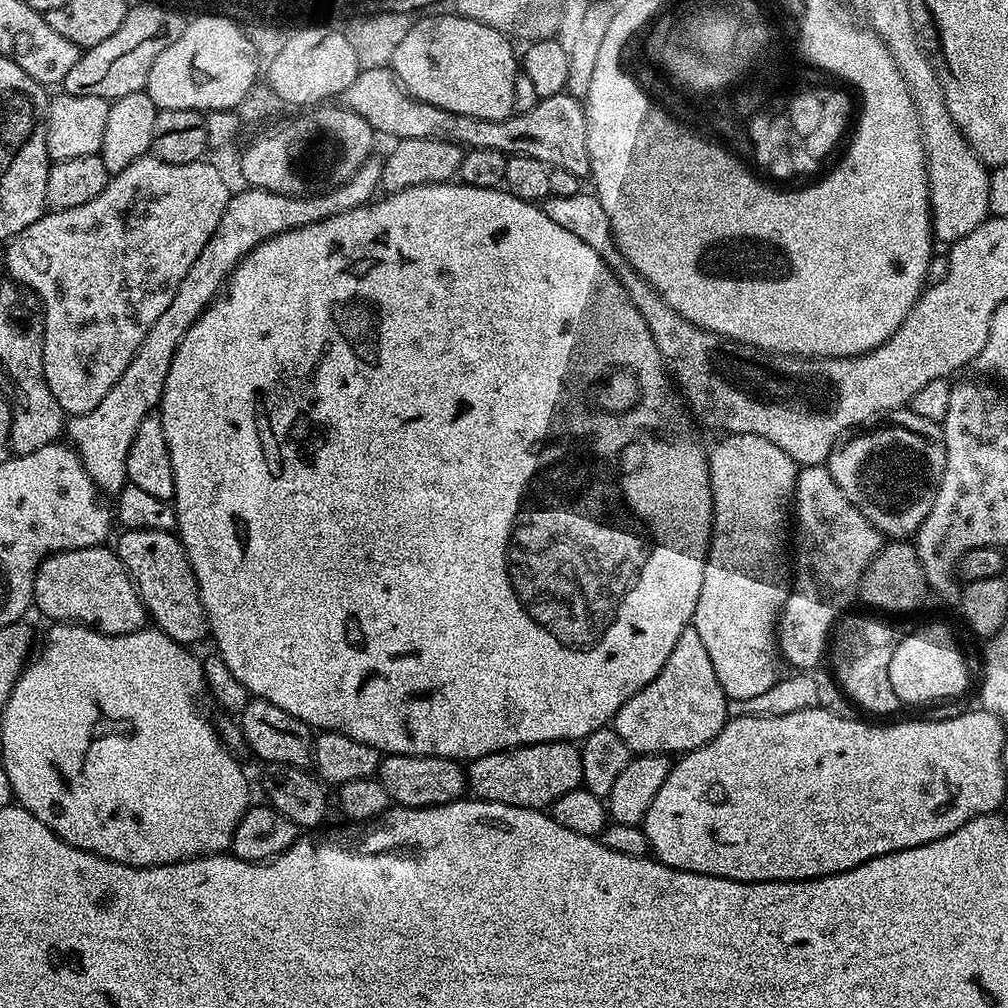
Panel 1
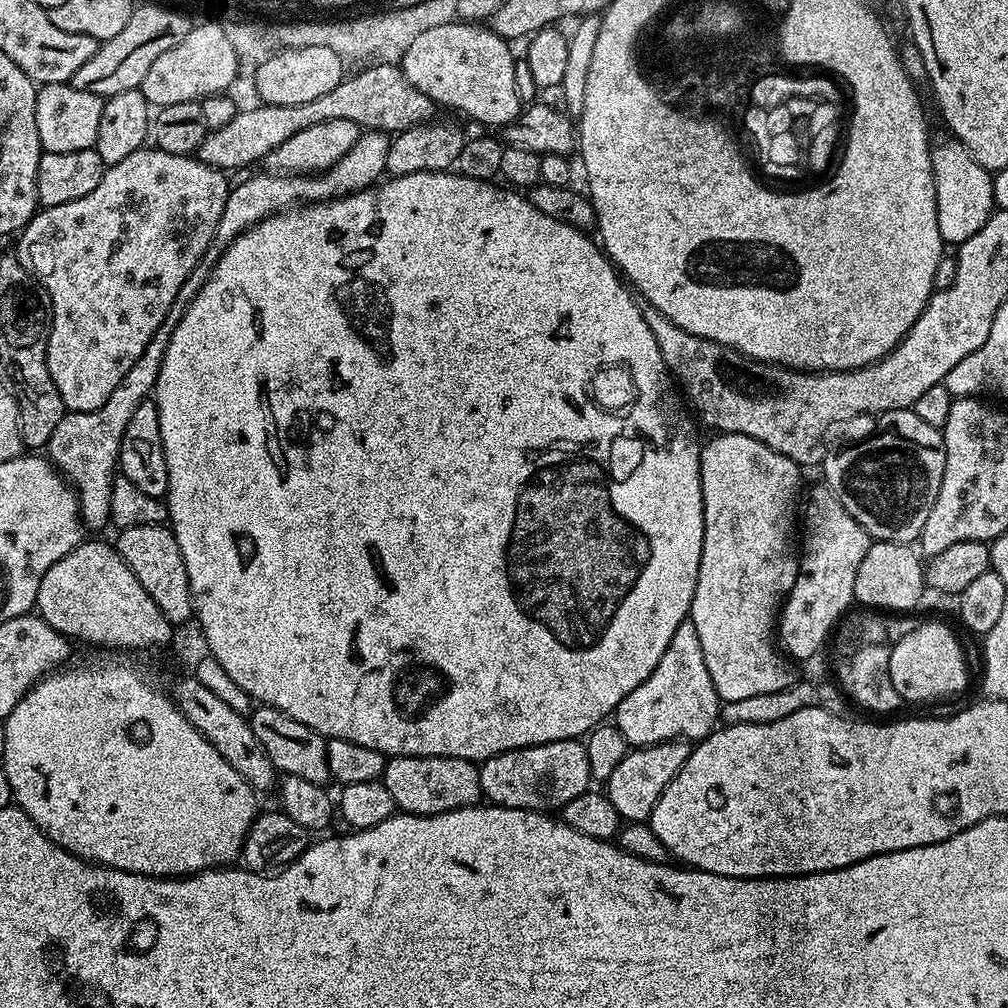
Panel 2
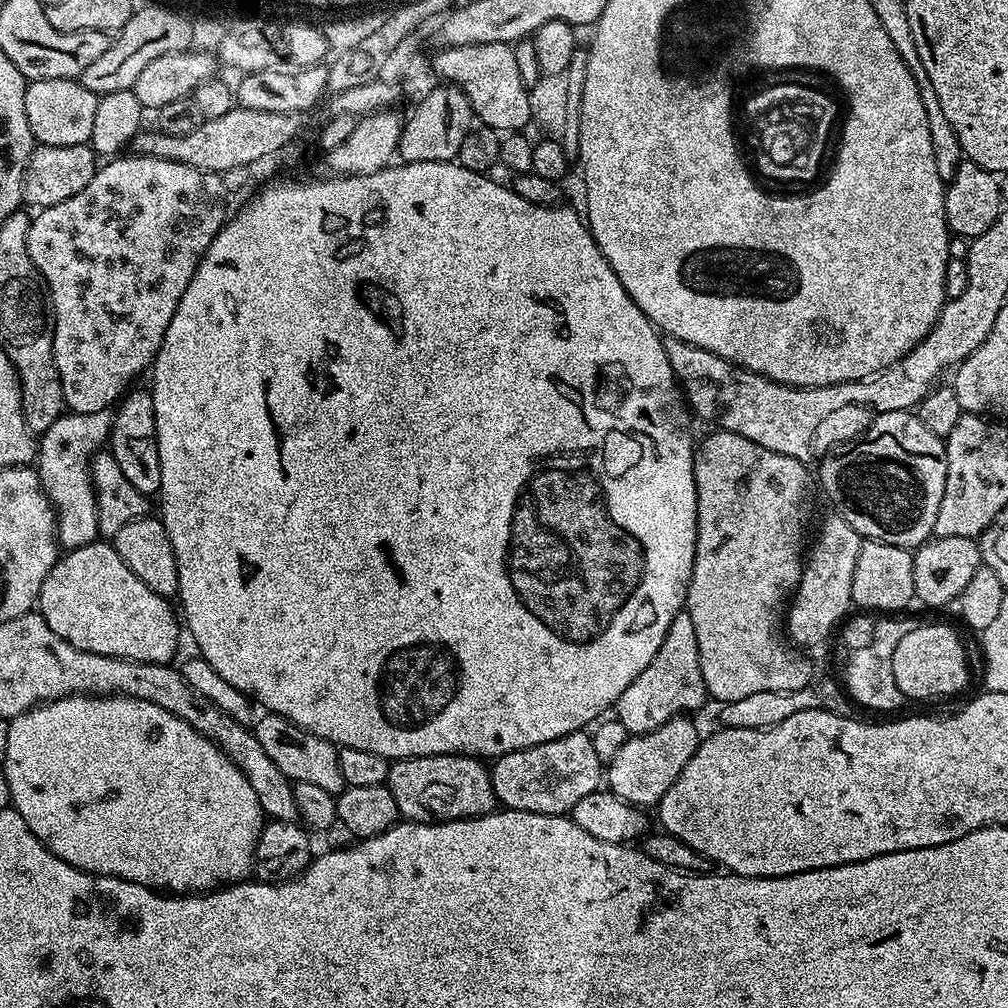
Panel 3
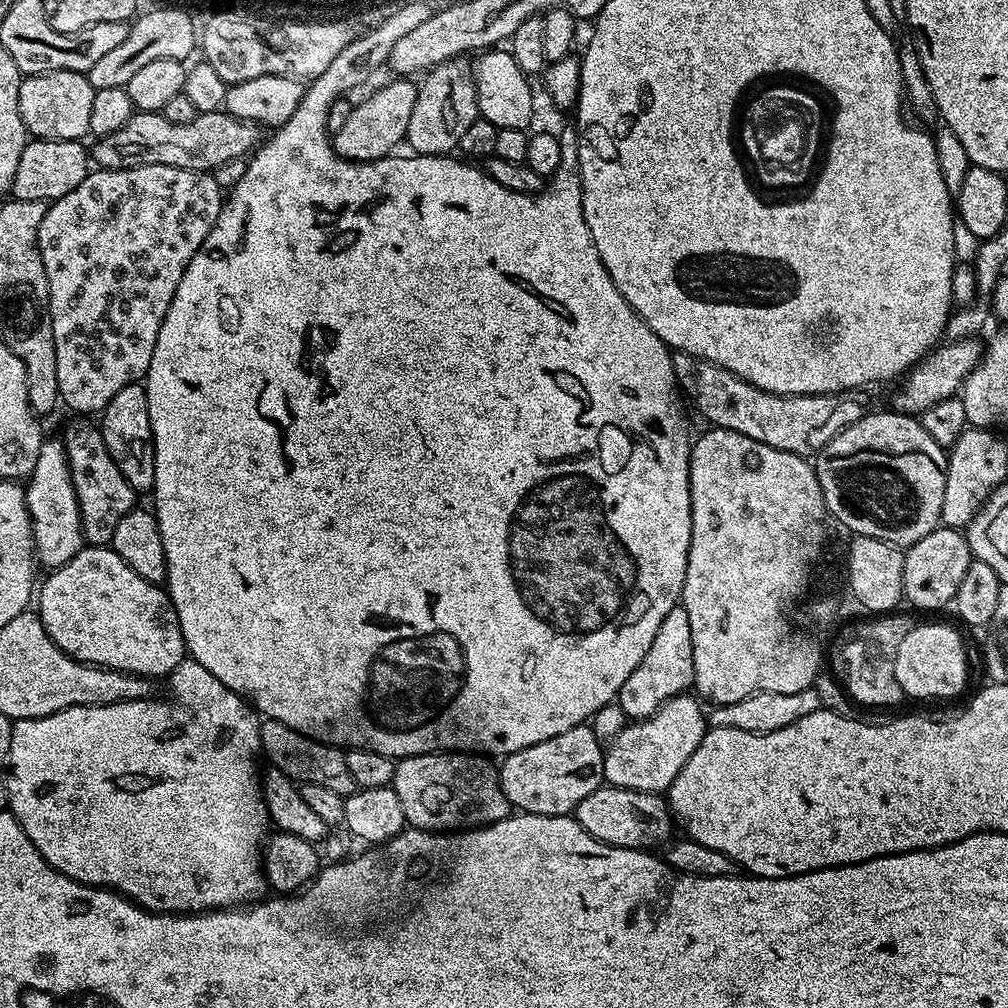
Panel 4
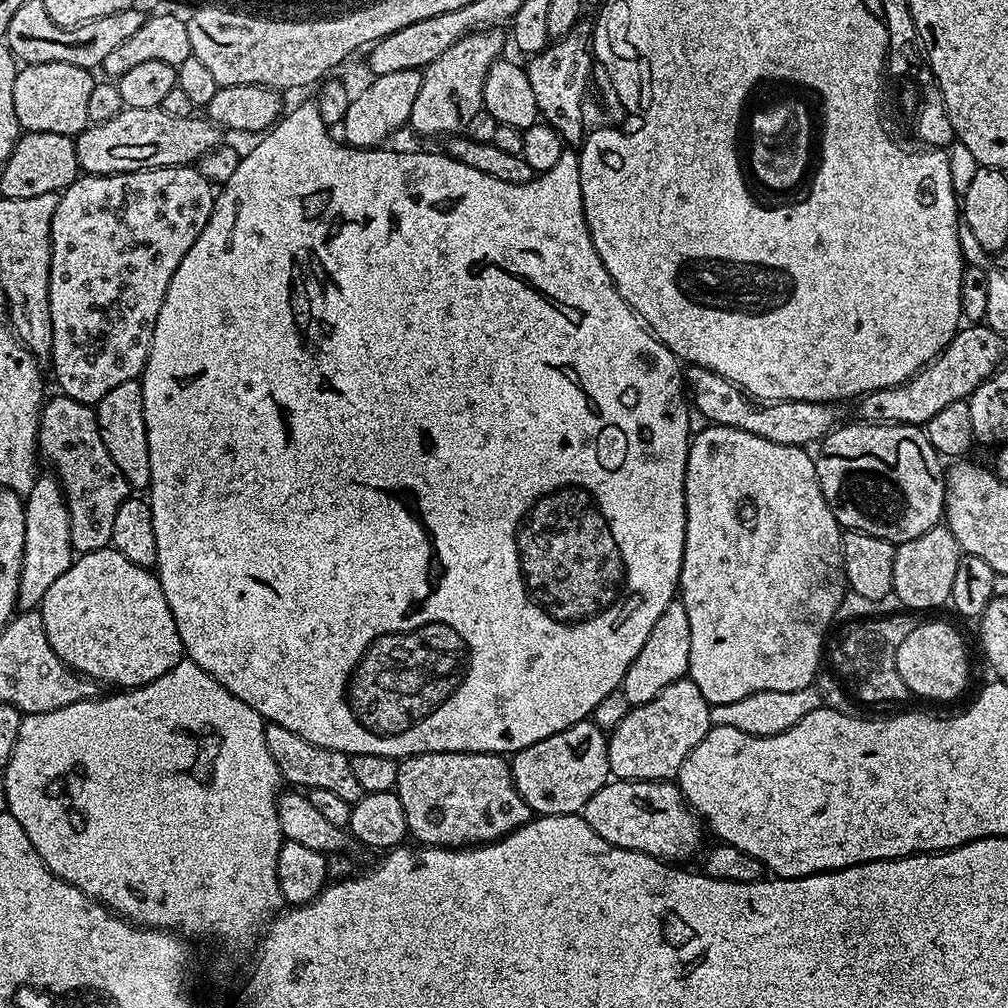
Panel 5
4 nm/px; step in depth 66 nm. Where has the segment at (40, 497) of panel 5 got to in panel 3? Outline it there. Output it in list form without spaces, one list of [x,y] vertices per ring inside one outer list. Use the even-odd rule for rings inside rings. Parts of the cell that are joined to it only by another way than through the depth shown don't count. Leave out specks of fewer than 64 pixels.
[[[69,411],[60,416],[50,430],[39,433],[34,467],[40,475],[42,490],[56,511],[56,538],[61,549],[71,550],[94,544],[100,536],[90,465],[93,456],[108,443],[108,435],[112,433],[112,417],[111,411],[94,414]]]

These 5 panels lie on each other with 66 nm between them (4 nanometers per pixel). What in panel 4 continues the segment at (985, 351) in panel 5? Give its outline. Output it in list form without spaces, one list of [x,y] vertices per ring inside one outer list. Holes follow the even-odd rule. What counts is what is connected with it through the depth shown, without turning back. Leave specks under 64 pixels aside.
[[[956,338],[948,342],[952,344],[943,343],[925,356],[911,369],[910,375],[903,381],[905,384],[893,394],[891,411],[901,412],[904,416],[919,417],[926,410],[930,410],[930,406],[938,406],[938,402],[957,395],[963,389],[968,375],[980,364],[986,351],[985,345],[978,341],[976,338]]]

